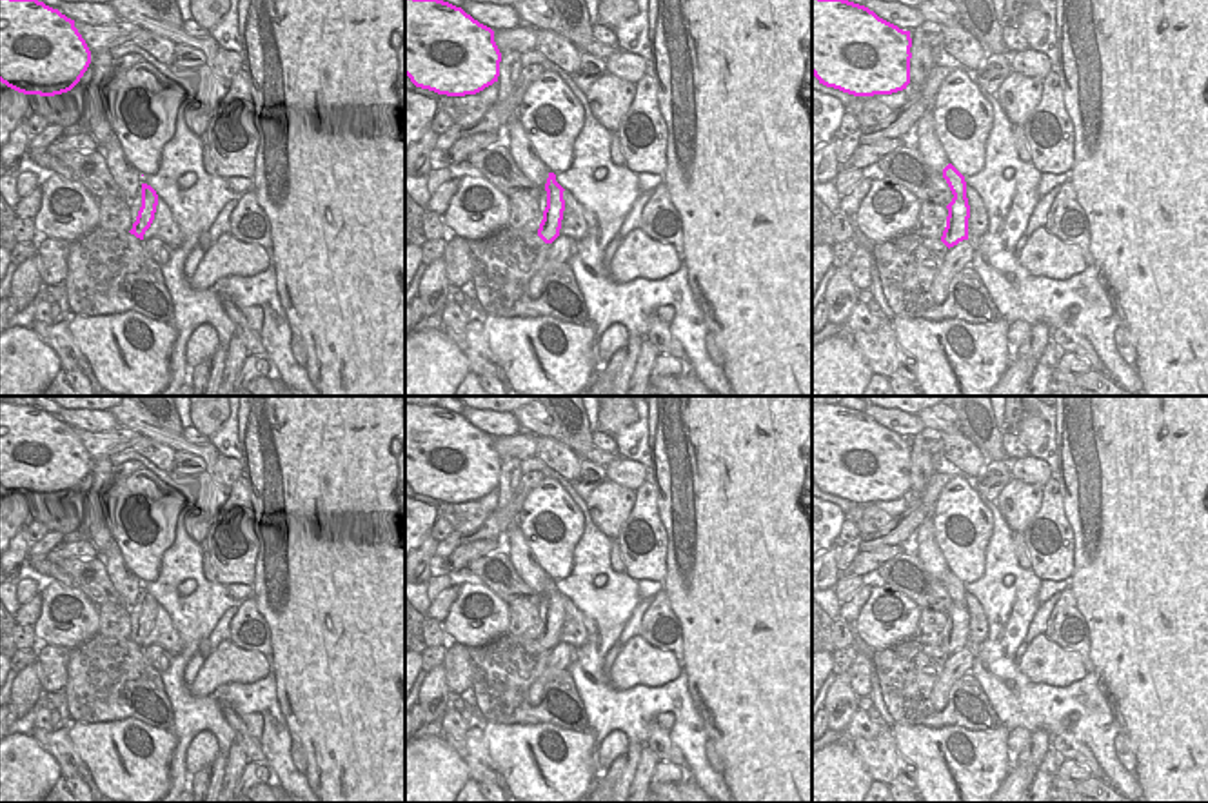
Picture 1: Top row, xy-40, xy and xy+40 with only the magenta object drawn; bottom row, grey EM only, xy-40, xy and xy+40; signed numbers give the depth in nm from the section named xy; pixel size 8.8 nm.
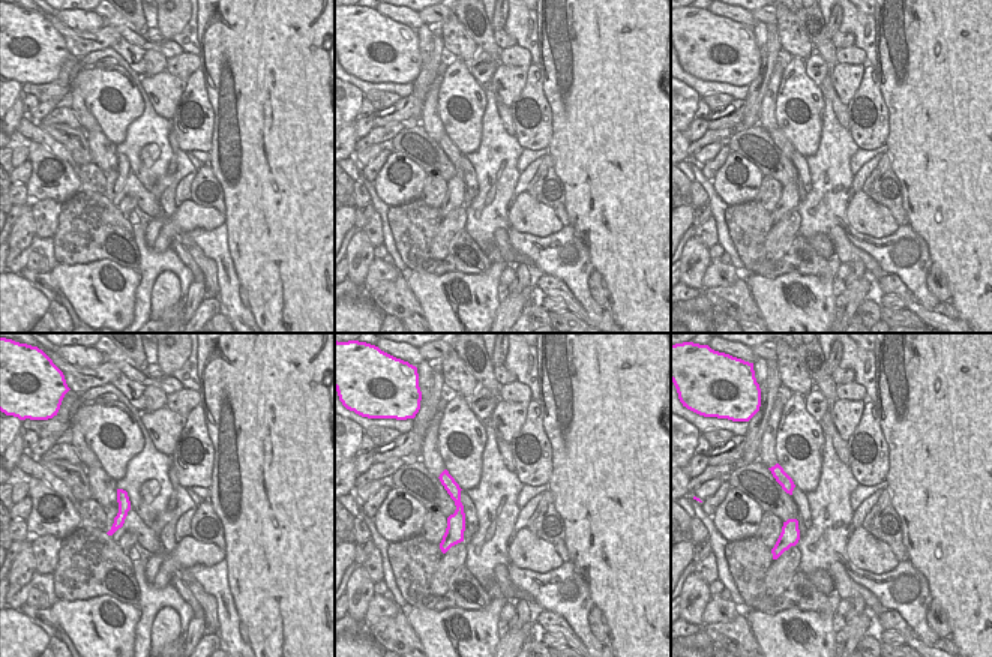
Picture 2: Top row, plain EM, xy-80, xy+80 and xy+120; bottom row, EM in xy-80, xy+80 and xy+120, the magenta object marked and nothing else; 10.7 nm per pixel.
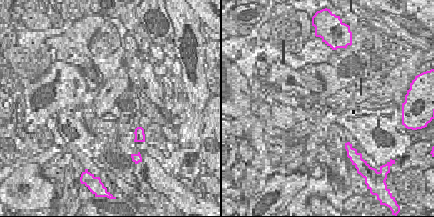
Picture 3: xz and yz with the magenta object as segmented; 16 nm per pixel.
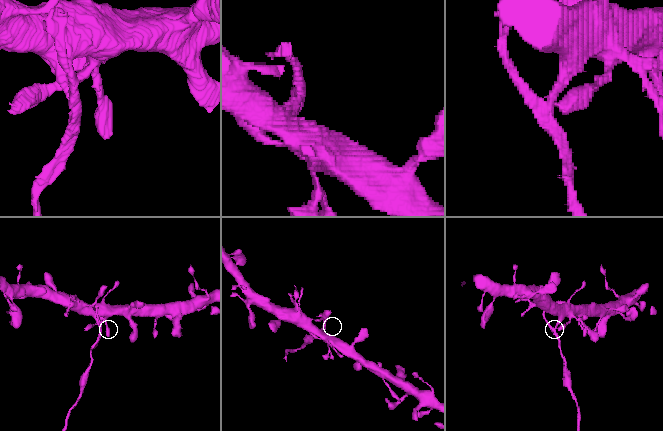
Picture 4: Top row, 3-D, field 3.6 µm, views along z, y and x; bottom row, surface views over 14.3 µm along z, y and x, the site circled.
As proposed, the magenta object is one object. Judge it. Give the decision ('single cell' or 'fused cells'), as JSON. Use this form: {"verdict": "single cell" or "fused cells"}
{"verdict": "fused cells"}

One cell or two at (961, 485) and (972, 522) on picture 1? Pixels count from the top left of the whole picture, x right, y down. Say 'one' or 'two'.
one

